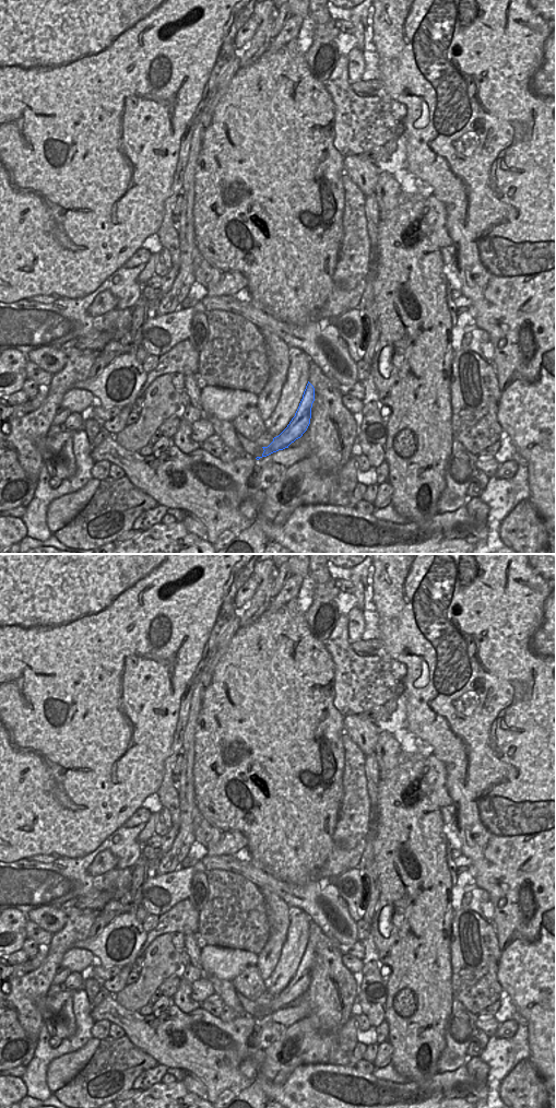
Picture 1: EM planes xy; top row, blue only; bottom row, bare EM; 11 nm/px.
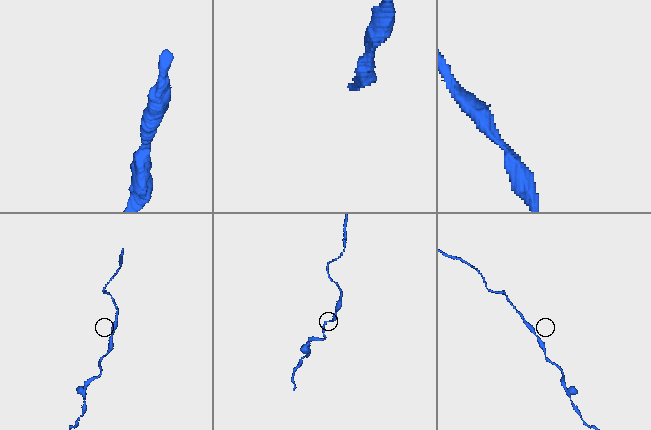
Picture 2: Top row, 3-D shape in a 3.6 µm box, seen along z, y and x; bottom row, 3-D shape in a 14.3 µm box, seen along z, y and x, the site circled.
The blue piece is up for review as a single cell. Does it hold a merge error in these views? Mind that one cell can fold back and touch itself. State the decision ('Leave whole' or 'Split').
Leave whole.

